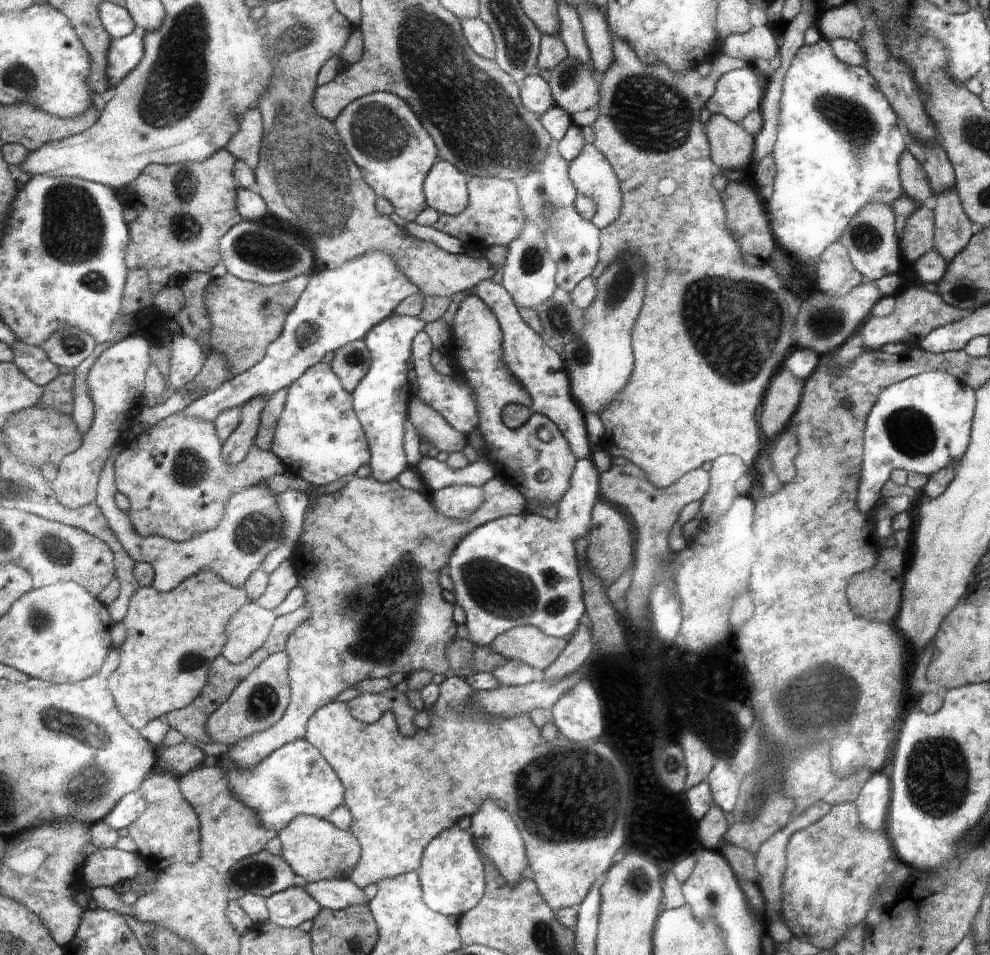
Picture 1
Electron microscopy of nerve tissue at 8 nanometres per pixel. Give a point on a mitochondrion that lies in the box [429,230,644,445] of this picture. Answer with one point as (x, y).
(558, 317)

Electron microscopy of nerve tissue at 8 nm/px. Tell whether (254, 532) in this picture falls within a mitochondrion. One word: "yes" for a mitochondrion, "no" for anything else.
yes

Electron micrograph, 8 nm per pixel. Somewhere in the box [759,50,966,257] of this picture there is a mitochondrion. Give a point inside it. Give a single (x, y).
(854, 121)

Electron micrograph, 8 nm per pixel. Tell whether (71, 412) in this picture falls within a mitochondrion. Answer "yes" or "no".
no

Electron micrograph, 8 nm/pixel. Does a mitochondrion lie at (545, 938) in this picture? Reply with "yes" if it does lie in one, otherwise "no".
yes

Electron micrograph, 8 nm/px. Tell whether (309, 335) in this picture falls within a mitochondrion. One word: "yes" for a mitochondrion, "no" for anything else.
yes

